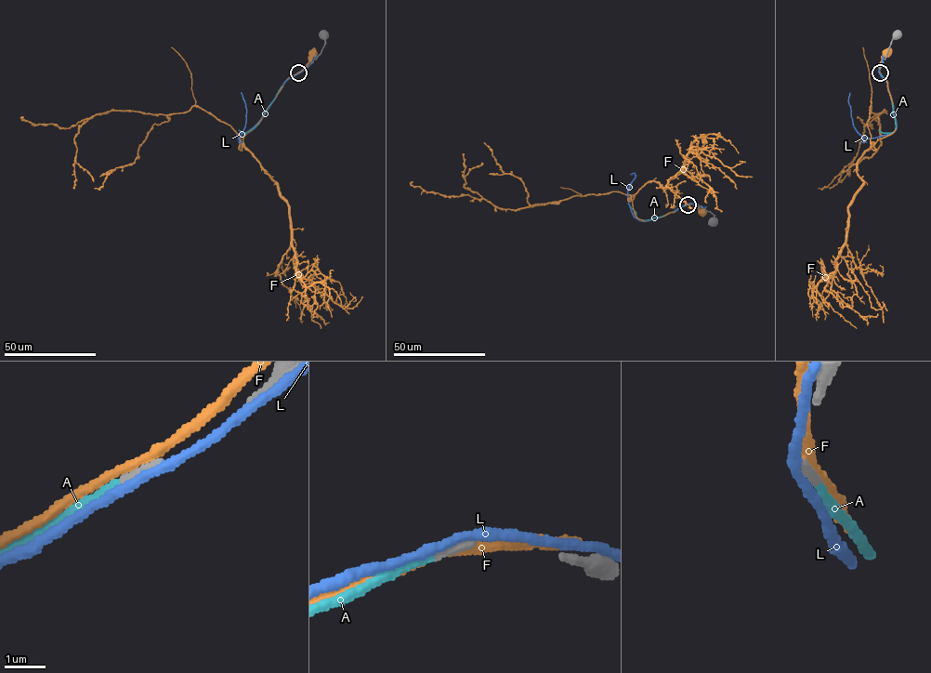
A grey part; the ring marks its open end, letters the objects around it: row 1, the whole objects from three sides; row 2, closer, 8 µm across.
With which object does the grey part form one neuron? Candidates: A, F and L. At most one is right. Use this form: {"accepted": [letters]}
{"accepted": ["A"]}

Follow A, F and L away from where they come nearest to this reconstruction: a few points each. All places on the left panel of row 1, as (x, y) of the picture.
A: (298, 72), (284, 83), (255, 127), (246, 133), (239, 129)
F: (299, 72), (312, 53)
L: (299, 72), (284, 82), (262, 116), (239, 138), (245, 124), (246, 108), (241, 92)

